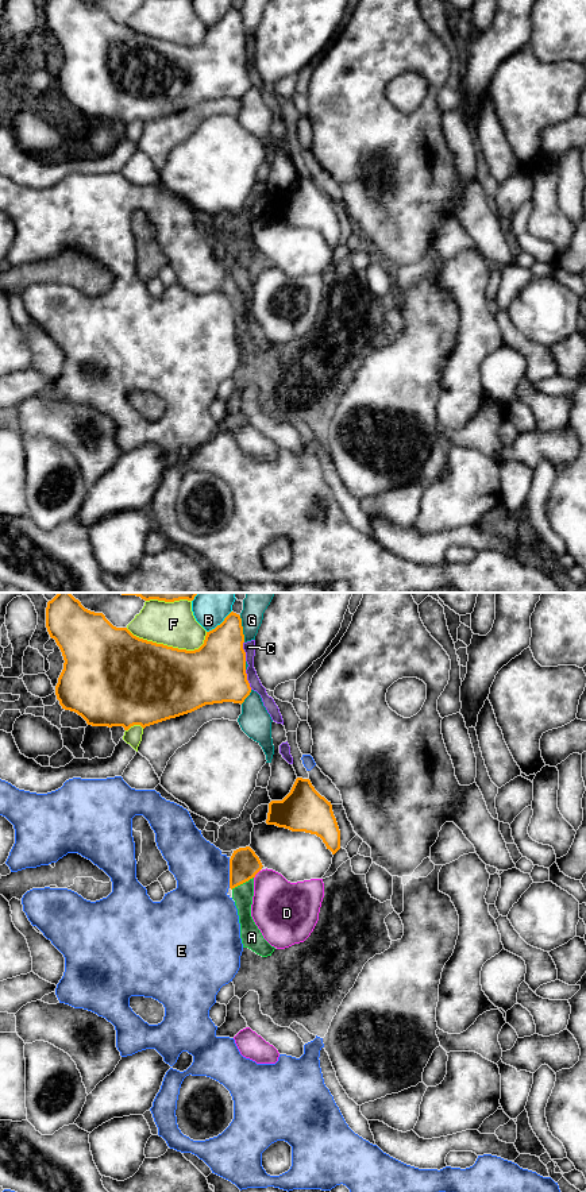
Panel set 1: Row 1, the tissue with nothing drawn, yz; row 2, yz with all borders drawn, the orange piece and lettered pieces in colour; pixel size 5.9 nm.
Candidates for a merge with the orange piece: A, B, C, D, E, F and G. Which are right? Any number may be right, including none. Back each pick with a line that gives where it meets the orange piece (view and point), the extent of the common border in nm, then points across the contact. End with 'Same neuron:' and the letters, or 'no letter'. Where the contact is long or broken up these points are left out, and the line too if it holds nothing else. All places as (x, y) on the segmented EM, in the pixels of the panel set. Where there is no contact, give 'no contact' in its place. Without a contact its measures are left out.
A: contact yz (242, 883); length 150 nm; way yz (245, 864), (242, 883), (243, 894)
Same neuron: A

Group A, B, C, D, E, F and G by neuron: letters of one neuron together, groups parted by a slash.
A / B / C / D / E / F / G

